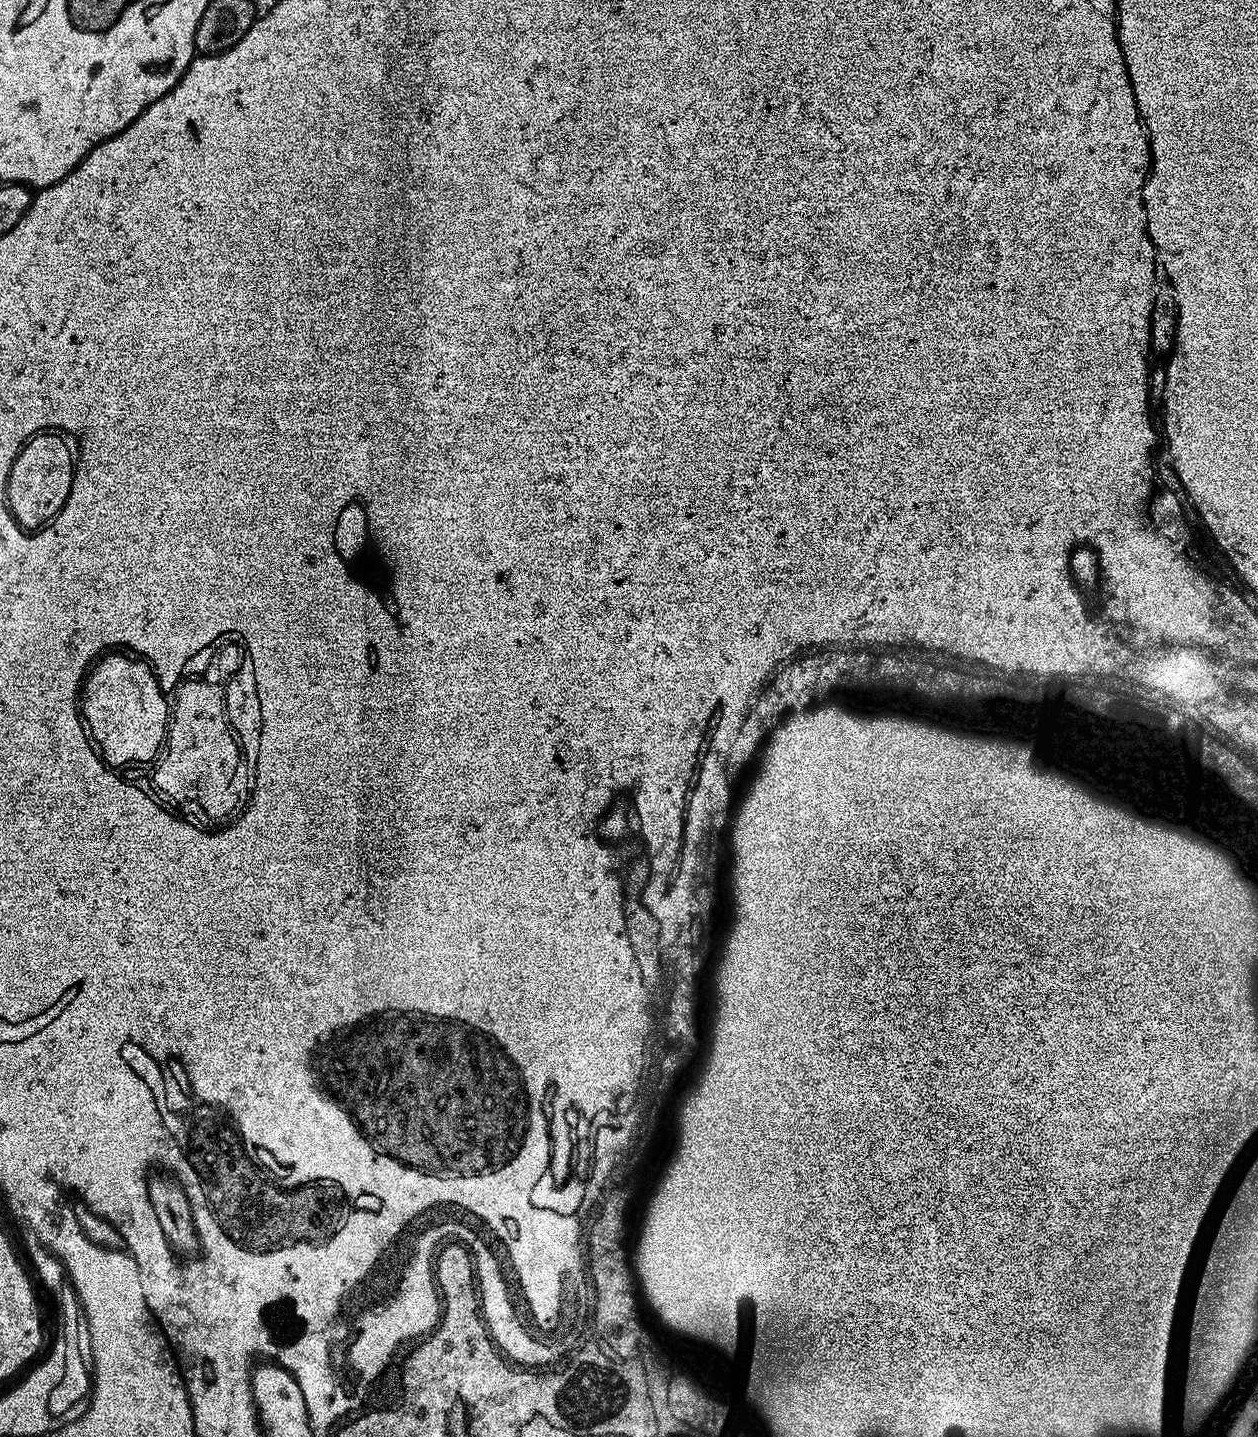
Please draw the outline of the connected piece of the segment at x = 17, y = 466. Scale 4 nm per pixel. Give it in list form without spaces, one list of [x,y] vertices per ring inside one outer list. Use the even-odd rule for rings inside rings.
[[[36,430],[36,440],[26,442],[31,450],[22,450],[22,456],[3,473],[2,491],[6,494],[6,508],[10,510],[13,520],[20,523],[21,529],[36,530],[47,525],[58,514],[58,496],[56,500],[56,472],[67,477],[74,464],[71,451],[65,447],[64,438],[54,438],[54,430]],[[69,467],[69,472],[68,472]]]

